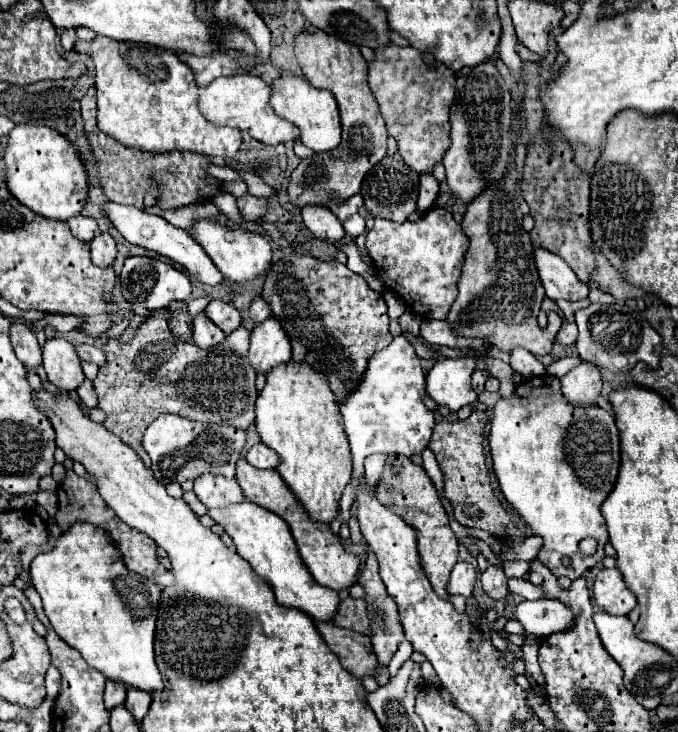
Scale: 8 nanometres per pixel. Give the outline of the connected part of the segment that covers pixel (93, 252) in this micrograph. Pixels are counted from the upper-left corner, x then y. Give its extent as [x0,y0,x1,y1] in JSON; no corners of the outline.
[90,233,116,265]

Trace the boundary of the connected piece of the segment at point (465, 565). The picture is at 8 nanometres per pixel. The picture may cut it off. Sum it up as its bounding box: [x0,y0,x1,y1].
[448,561,476,605]

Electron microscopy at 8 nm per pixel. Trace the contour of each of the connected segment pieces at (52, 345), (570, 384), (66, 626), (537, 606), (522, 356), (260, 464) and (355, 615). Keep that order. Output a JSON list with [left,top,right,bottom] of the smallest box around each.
[[44,337,84,391],[562,363,602,407],[30,523,164,693],[514,599,572,639],[510,349,546,379],[246,443,278,469],[332,599,372,637]]

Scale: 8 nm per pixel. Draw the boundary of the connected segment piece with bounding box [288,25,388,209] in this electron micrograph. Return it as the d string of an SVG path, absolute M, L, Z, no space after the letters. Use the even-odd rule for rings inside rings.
M306 27L296 37L296 59L302 67L304 77L320 89L328 89L338 103L340 119L342 119L342 141L336 149L312 155L310 159L302 159L298 167L290 175L288 199L298 209L306 205L328 205L330 197L344 201L360 191L360 185L366 173L386 157L386 125L378 111L378 103L368 87L368 69L366 59L360 55L358 47L348 45L332 35L316 27Z

